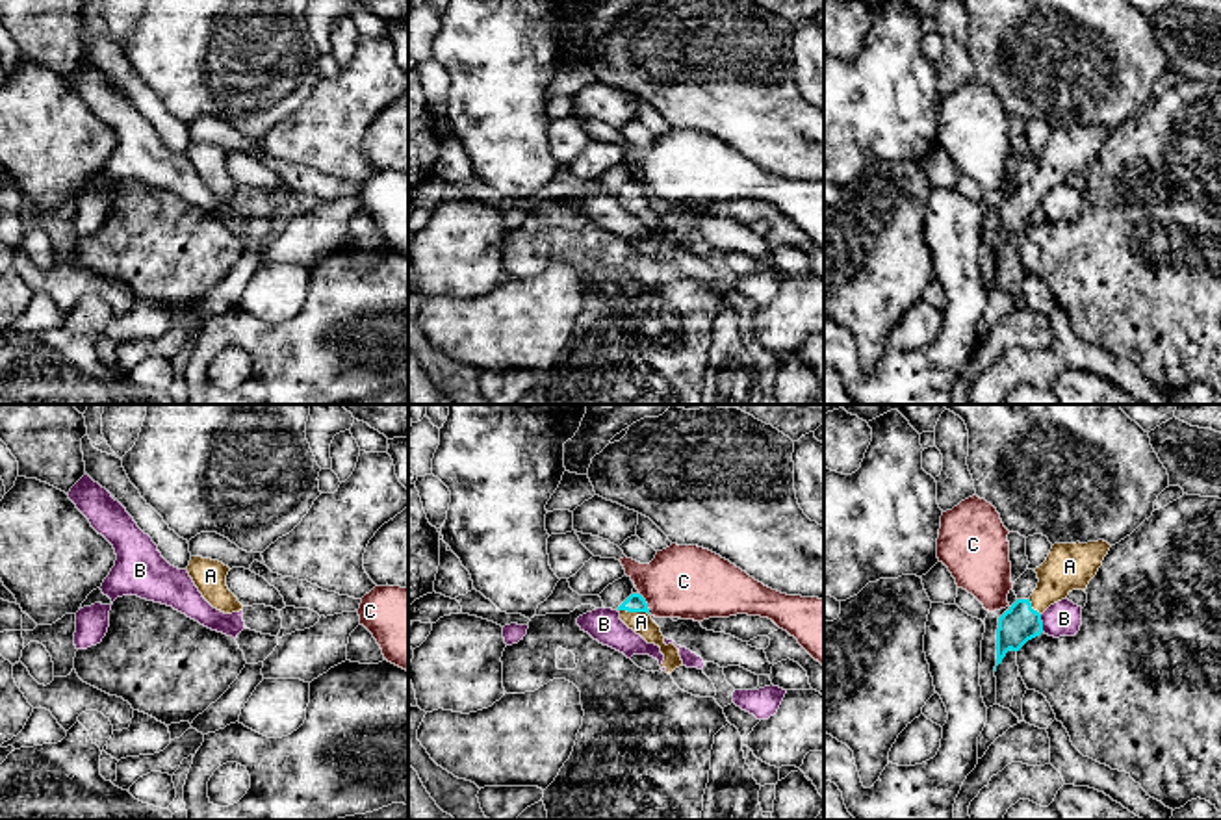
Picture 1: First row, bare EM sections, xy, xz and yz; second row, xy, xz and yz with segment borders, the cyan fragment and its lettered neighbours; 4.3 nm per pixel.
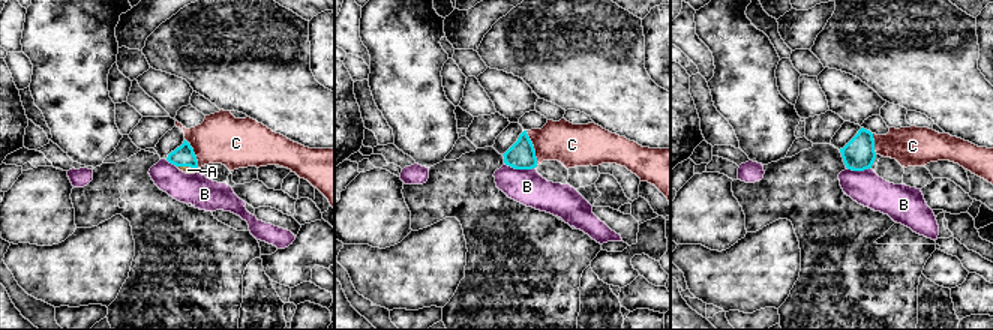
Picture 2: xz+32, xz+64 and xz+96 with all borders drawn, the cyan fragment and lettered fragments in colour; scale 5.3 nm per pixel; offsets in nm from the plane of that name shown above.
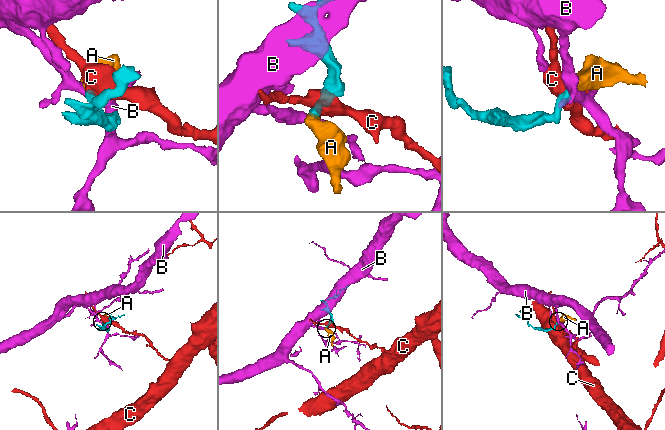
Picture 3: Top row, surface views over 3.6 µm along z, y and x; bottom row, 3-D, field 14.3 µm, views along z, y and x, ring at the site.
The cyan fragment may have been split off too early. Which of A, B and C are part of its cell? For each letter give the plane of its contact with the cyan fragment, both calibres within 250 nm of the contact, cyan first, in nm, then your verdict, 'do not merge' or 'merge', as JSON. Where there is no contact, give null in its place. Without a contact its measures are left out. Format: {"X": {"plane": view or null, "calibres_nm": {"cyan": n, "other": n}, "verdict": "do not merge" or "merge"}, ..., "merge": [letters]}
{"A": {"plane": "xz", "calibres_nm": {"cyan": 80, "other": 100}, "verdict": "merge"}, "B": {"plane": "yz", "calibres_nm": {"cyan": 160, "other": 160}, "verdict": "do not merge"}, "C": {"plane": "xz", "calibres_nm": {"cyan": 80, "other": 320}, "verdict": "do not merge"}, "merge": ["A"]}

